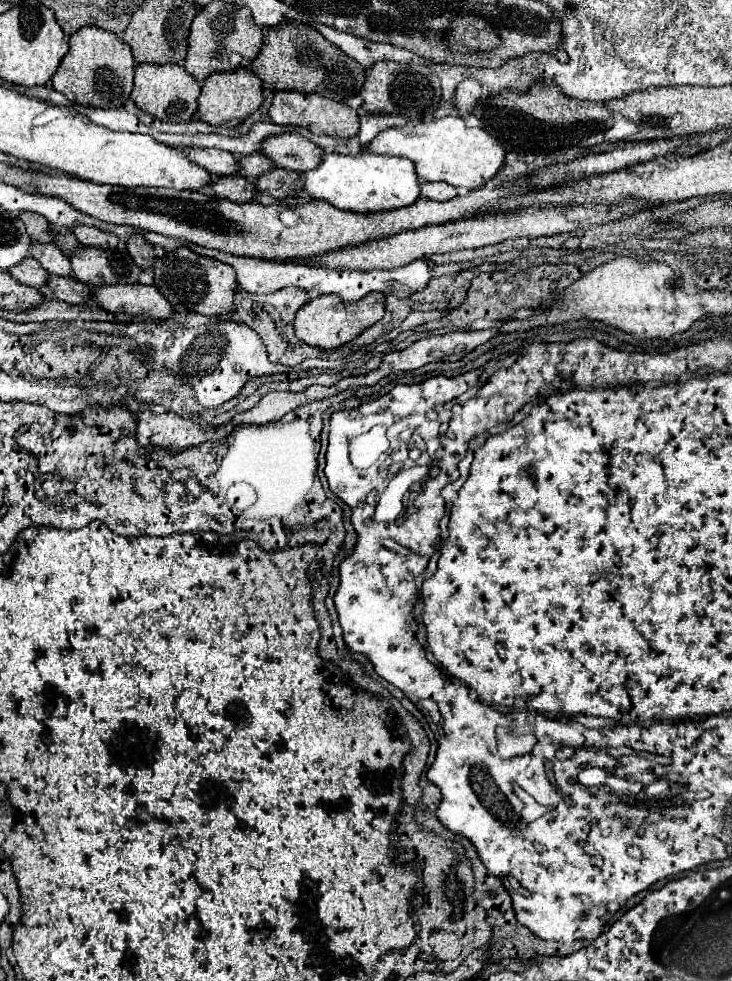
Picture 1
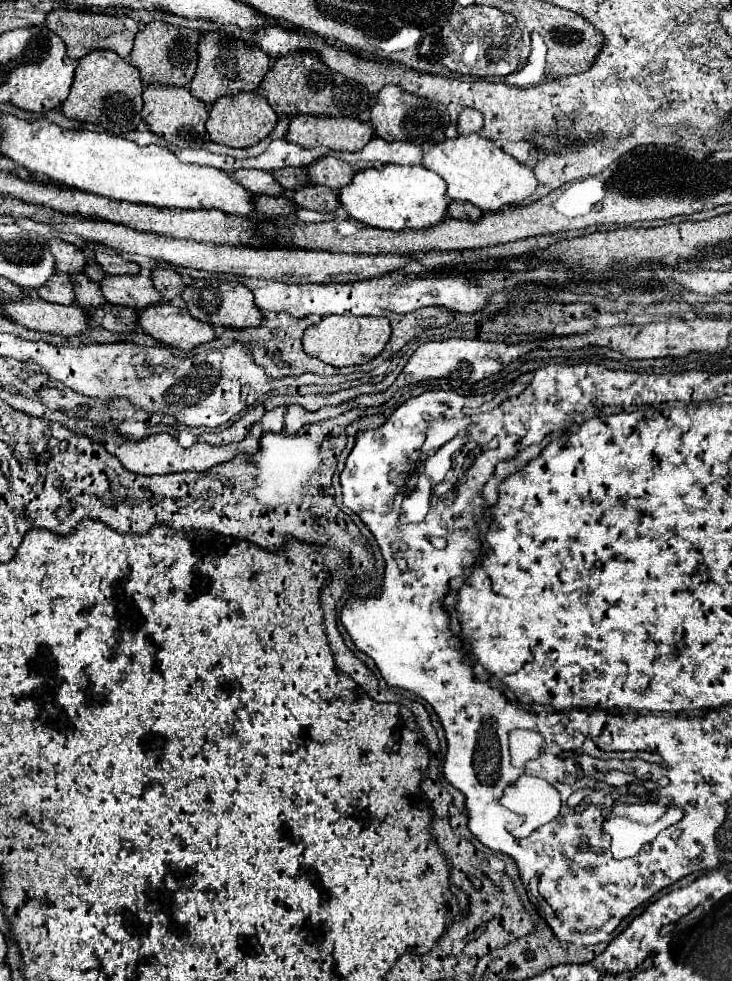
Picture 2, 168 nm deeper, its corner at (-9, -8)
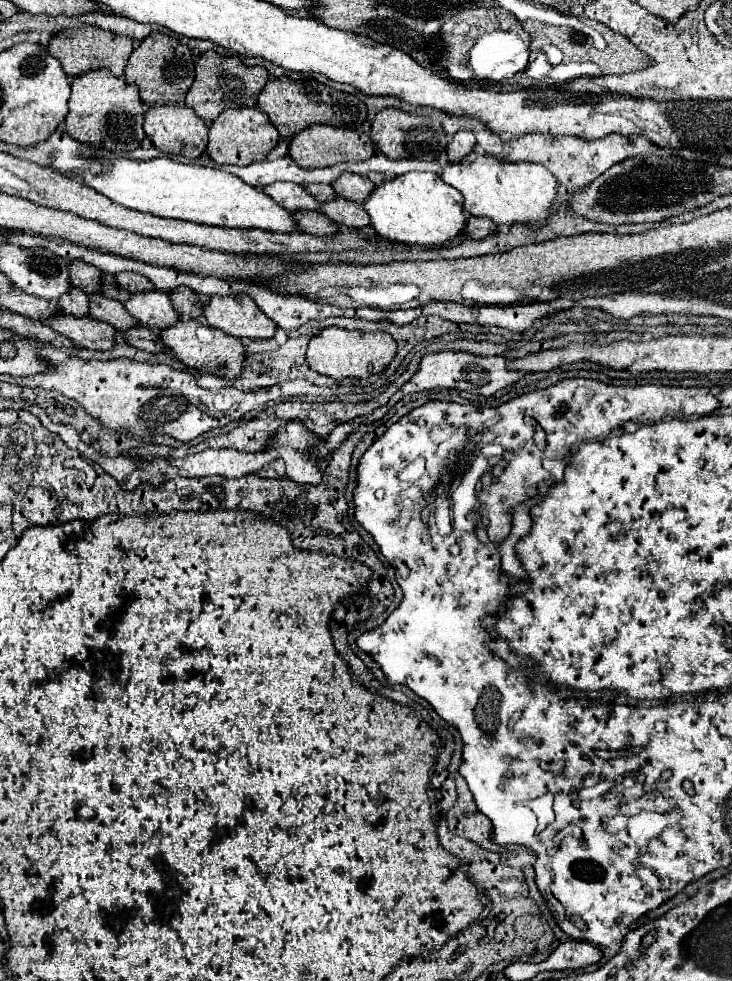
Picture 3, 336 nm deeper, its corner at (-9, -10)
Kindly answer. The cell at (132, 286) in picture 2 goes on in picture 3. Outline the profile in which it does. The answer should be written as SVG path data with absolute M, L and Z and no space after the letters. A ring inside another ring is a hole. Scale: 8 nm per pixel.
M159 290L131 296L131 300L125 302L125 308L147 328L171 328L171 324L179 320L179 314L173 310L169 296Z

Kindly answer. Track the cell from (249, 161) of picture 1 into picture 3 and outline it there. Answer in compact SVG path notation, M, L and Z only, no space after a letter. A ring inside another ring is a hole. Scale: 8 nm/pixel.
M311 184L311 186L303 186L303 188L305 188L305 190L309 190L309 192L313 192L315 200L317 200L317 202L321 202L321 204L325 204L325 202L329 202L329 200L335 200L335 198L337 198L335 190L333 190L329 184Z

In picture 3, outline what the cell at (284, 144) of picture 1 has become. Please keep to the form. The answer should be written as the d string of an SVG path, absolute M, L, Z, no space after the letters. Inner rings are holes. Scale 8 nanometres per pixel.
M343 174L335 184L333 190L347 200L353 202L363 202L371 192L373 192L373 182L367 176L357 176L357 174Z

